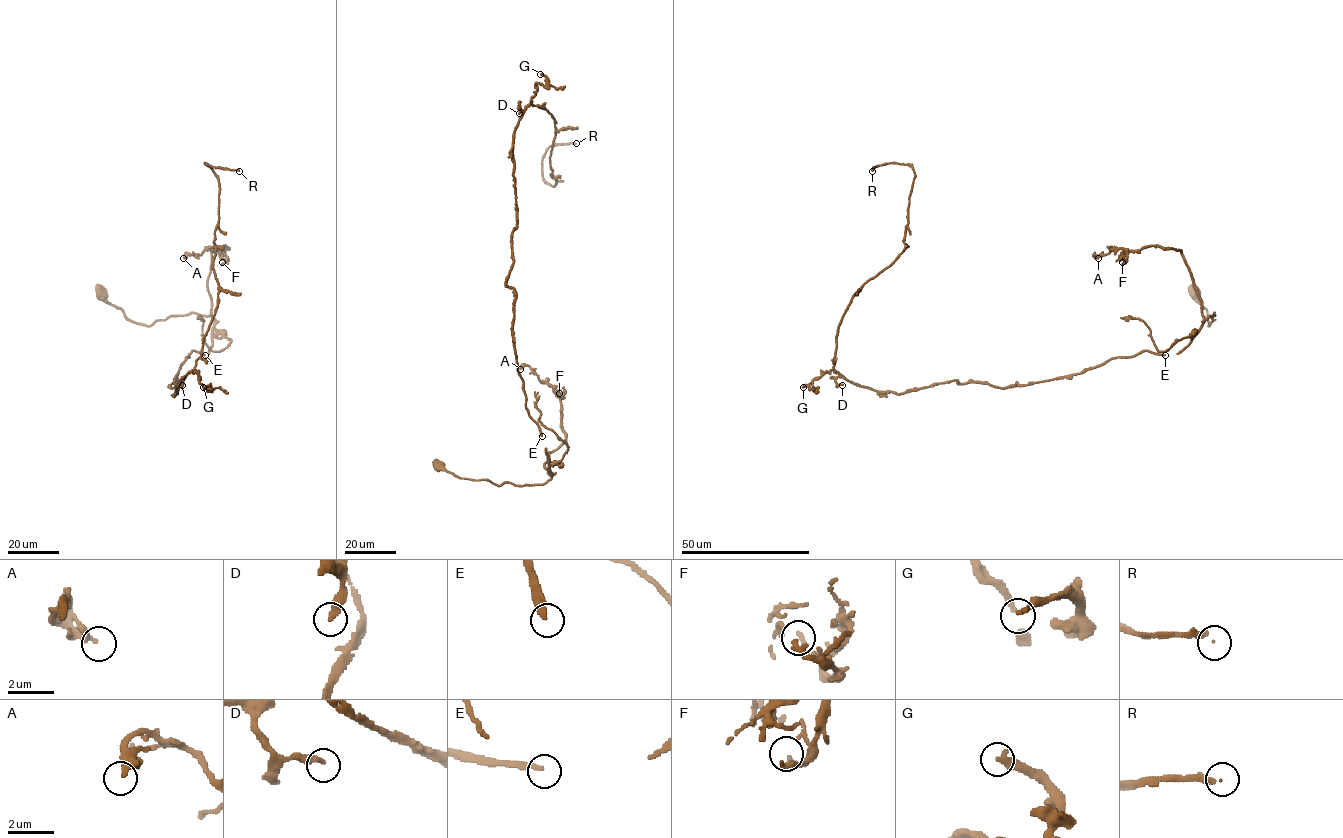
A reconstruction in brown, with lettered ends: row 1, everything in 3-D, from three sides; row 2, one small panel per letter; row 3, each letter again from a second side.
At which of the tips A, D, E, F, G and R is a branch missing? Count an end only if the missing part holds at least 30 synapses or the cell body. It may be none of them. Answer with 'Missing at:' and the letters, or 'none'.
Missing at: G, R

